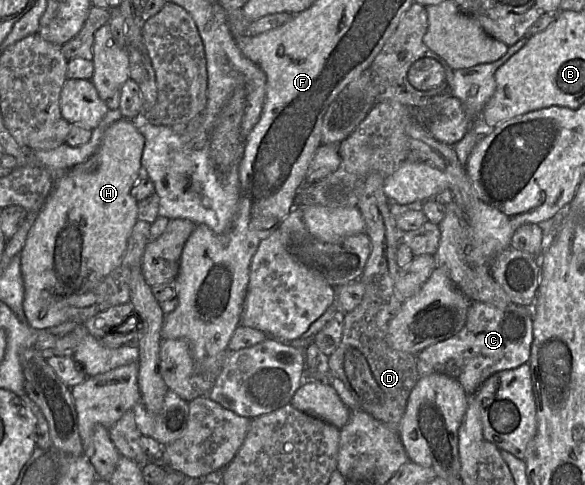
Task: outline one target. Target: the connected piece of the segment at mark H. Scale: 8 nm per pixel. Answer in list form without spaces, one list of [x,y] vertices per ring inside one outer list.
[[[121,118],[104,131],[95,153],[96,168],[93,171],[74,171],[72,167],[55,173],[57,176],[52,192],[37,214],[19,253],[24,283],[23,311],[32,328],[50,329],[66,322],[67,299],[92,291],[121,263],[128,238],[138,220],[138,201],[130,191],[143,173],[141,158],[144,145],[145,138],[136,123]]]

